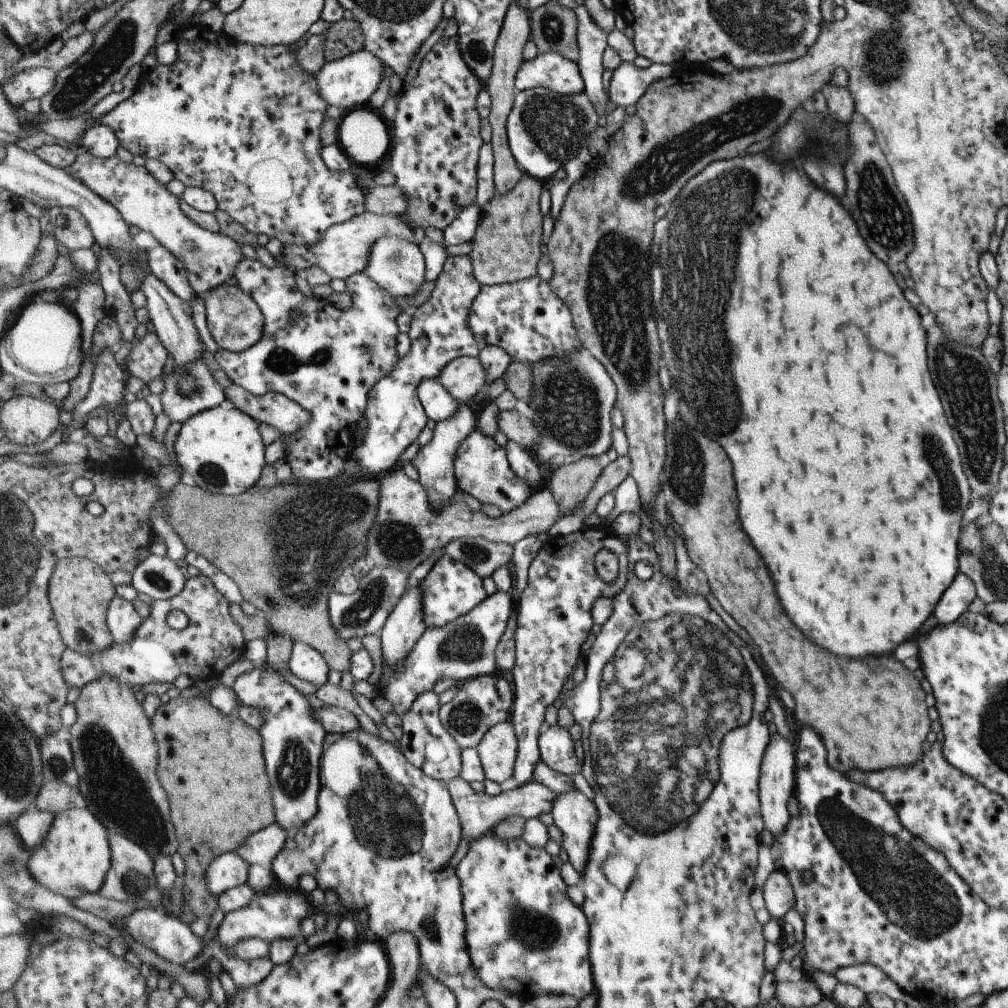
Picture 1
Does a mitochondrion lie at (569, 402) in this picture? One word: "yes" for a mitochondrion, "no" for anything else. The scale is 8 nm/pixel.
yes

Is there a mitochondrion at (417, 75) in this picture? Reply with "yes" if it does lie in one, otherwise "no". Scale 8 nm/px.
no

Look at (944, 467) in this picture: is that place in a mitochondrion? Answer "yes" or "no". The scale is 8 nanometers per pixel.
yes

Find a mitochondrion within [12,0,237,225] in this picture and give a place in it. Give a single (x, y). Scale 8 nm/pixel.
(85, 80)

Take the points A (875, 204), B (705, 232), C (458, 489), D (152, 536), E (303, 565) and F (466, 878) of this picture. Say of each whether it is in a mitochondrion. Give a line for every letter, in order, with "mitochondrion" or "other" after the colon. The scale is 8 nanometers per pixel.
A: mitochondrion
B: mitochondrion
C: other
D: other
E: mitochondrion
F: other

